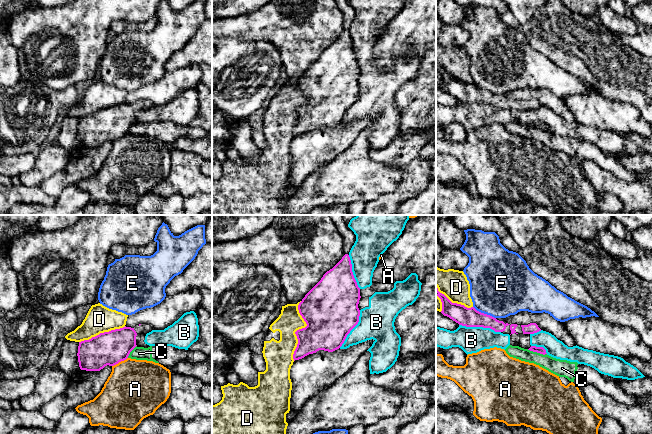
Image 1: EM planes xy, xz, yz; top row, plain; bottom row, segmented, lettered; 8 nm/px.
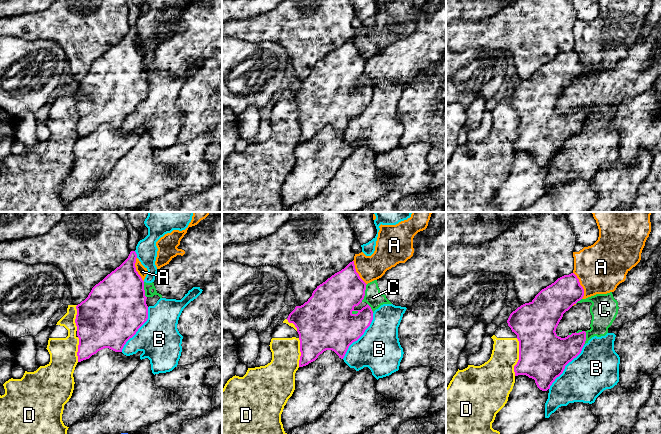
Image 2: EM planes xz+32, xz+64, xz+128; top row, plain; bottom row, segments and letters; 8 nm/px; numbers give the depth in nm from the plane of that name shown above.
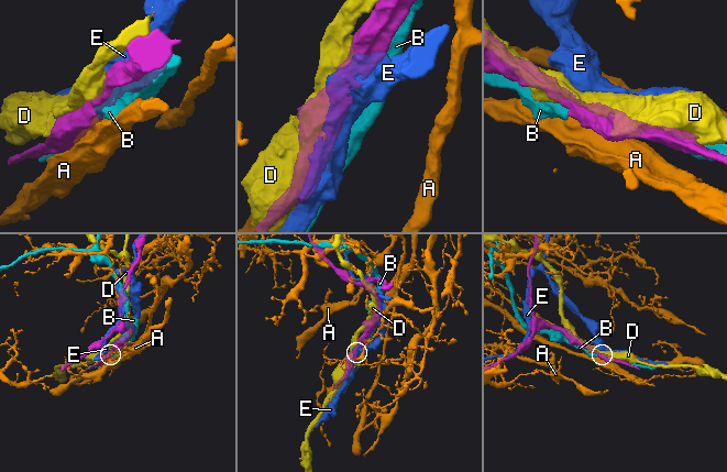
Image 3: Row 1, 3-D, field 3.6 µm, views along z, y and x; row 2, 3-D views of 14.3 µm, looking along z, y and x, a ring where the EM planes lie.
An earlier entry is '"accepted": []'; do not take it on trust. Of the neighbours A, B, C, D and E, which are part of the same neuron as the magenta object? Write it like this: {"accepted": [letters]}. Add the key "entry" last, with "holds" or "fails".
{"accepted": [], "entry": "holds"}

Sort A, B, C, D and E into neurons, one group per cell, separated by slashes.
A / B / C / D / E

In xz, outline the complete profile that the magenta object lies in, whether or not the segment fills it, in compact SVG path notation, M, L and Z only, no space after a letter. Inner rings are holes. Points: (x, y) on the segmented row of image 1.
M345 254L298 305L307 326L295 332L298 344L294 361L319 350L333 352L339 349L359 322L360 298L350 257Z

